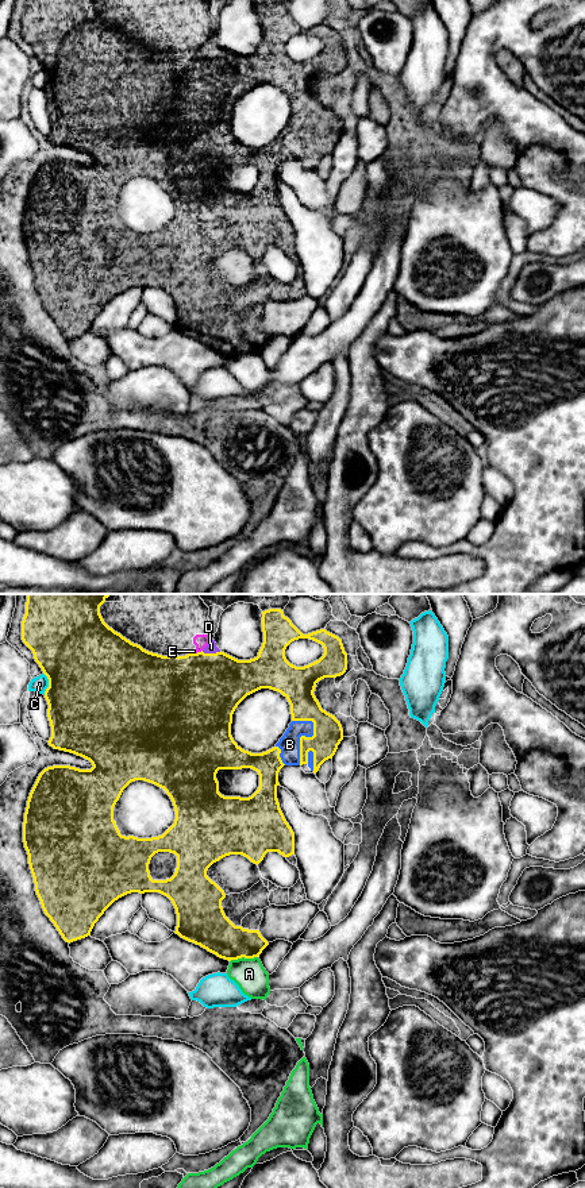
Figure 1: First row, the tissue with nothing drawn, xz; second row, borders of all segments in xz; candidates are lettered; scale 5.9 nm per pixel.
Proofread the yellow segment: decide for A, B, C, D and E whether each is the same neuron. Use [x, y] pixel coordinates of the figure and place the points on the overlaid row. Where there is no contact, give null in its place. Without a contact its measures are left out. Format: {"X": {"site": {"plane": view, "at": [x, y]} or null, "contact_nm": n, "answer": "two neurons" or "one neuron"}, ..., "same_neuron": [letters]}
{"A": {"site": {"plane": "xz", "at": [243, 956]}, "contact_nm": 170, "answer": "two neurons"}, "B": {"site": {"plane": "xz", "at": [300, 737]}, "contact_nm": 280, "answer": "one neuron"}, "C": {"site": {"plane": "xz", "at": [49, 683]}, "contact_nm": 140, "answer": "two neurons"}, "D": {"site": {"plane": "xz", "at": [211, 654]}, "contact_nm": 120, "answer": "one neuron"}, "E": {"site": {"plane": "xz", "at": [195, 654]}, "contact_nm": 80, "answer": "one neuron"}, "same_neuron": ["B", "D", "E"]}

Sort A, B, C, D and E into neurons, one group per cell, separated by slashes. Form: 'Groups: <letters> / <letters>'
Groups: A / B D E / C

